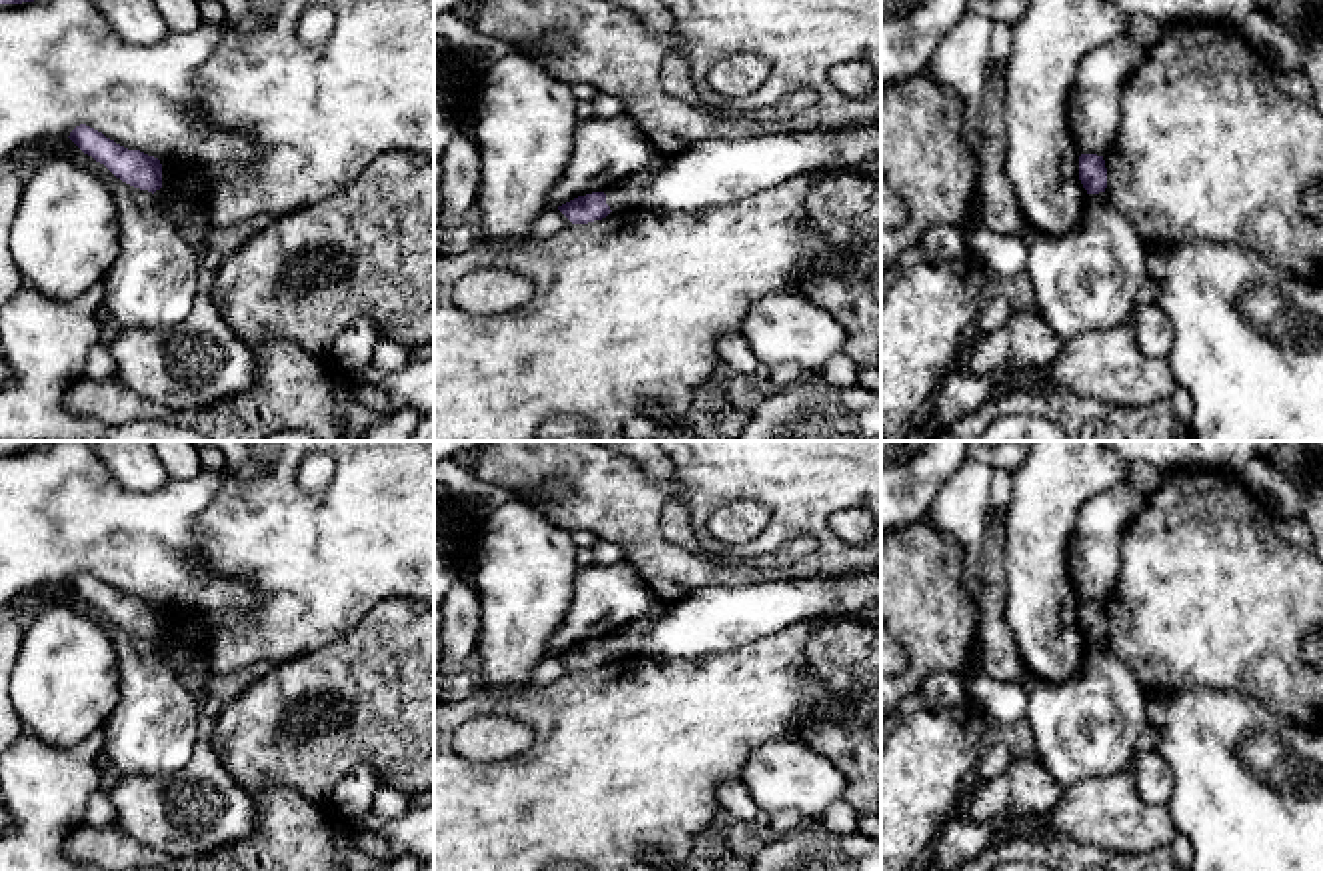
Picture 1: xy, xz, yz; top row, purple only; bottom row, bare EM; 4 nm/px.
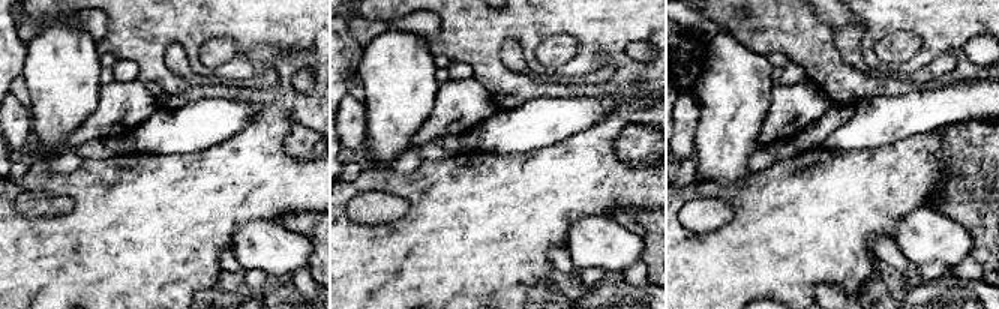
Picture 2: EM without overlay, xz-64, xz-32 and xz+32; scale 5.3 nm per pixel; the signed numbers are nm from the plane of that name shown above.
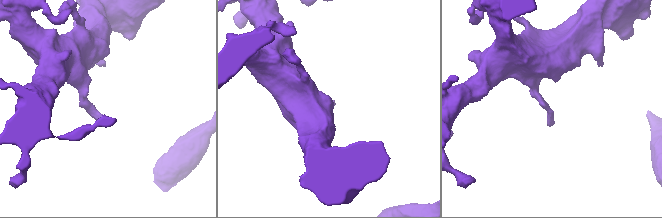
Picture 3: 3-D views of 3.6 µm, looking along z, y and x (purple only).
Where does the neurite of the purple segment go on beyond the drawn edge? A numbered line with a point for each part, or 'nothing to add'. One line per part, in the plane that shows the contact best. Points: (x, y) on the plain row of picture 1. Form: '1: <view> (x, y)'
1: xz (626, 642)

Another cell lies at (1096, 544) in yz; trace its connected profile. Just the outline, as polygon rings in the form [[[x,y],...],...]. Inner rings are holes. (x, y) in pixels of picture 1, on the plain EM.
[[[1121,479],[1081,503],[1069,541],[1069,577],[1079,601],[1105,603],[1117,585],[1125,527],[1147,495]]]

